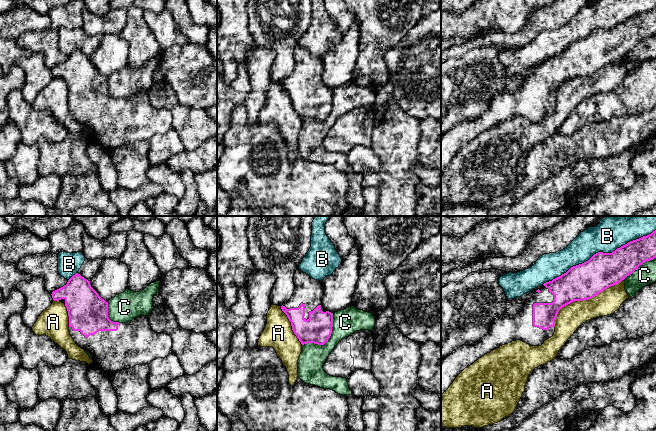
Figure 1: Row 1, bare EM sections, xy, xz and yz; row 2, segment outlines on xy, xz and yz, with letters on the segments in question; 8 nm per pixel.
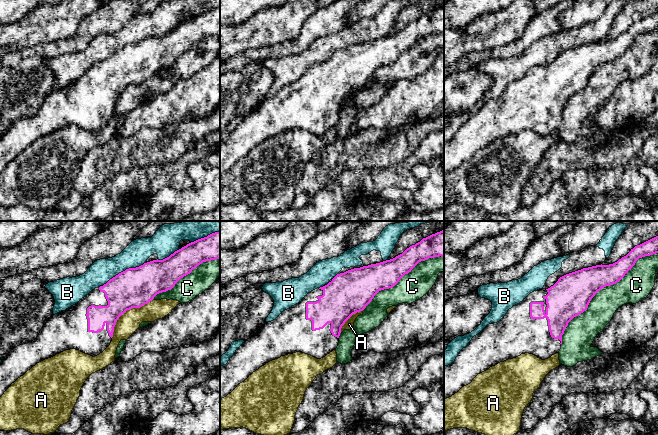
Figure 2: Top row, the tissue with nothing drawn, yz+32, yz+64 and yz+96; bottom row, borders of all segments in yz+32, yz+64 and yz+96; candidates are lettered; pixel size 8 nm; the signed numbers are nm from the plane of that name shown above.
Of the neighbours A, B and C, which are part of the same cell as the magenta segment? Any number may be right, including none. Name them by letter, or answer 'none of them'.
none of them

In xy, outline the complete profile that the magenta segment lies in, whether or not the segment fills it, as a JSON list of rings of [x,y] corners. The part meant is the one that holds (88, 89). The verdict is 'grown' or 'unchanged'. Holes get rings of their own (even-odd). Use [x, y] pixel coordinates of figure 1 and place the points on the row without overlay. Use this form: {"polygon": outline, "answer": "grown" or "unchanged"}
{"polygon": [[[78,49],[51,71],[54,77],[61,77],[67,84],[69,108],[74,118],[88,127],[93,138],[110,151],[139,140],[150,140],[172,129],[171,113],[153,107],[147,92],[140,91],[127,99],[111,97],[108,93],[108,78],[91,63],[90,57]]], "answer": "grown"}

